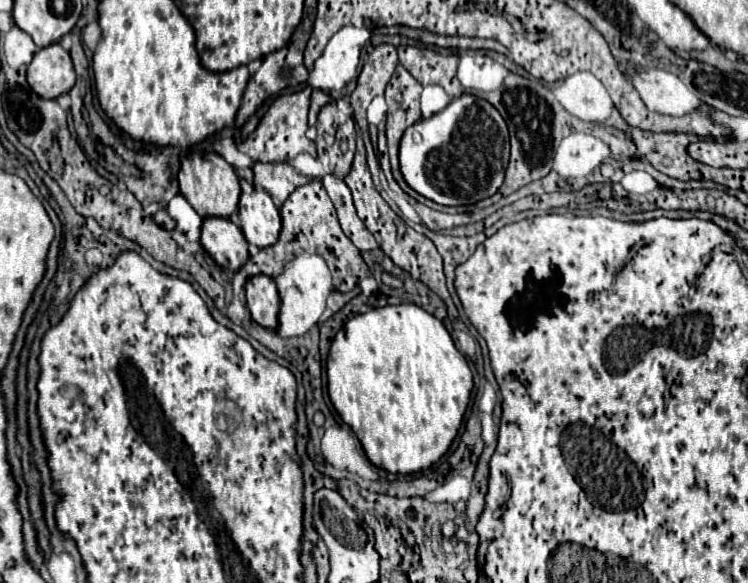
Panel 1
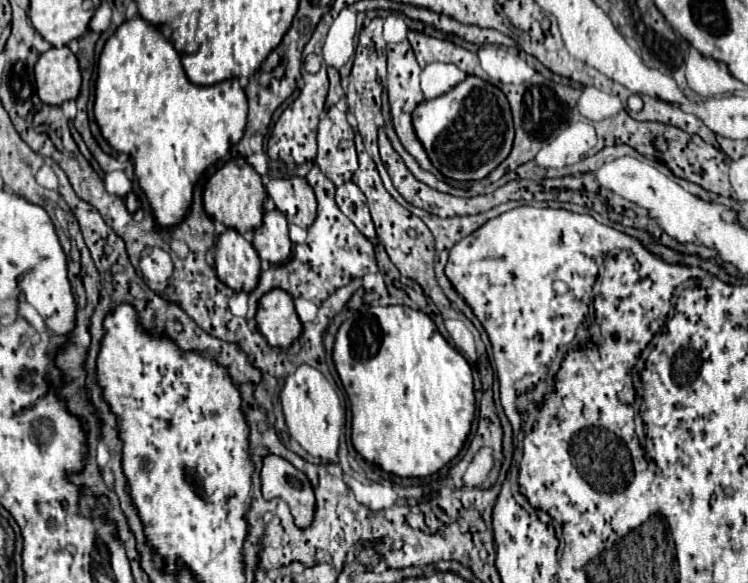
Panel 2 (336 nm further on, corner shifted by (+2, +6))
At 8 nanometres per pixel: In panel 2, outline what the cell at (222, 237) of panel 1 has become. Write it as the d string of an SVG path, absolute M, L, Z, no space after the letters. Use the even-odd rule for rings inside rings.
M227 229L215 243L217 277L233 291L253 291L257 285L261 263L253 245L235 229Z

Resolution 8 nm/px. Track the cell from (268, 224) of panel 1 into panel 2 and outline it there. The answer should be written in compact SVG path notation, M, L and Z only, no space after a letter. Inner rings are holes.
M267 211L261 227L255 229L253 247L261 259L269 263L285 263L291 257L291 239L287 233L287 219L281 211Z

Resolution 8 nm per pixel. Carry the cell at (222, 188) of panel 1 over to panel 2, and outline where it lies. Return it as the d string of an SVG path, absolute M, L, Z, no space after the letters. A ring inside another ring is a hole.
M237 157L237 161L231 159L223 167L219 167L203 187L205 213L211 215L215 221L233 227L239 233L251 231L261 225L263 199L265 199L265 187L261 183L261 175L243 157Z

